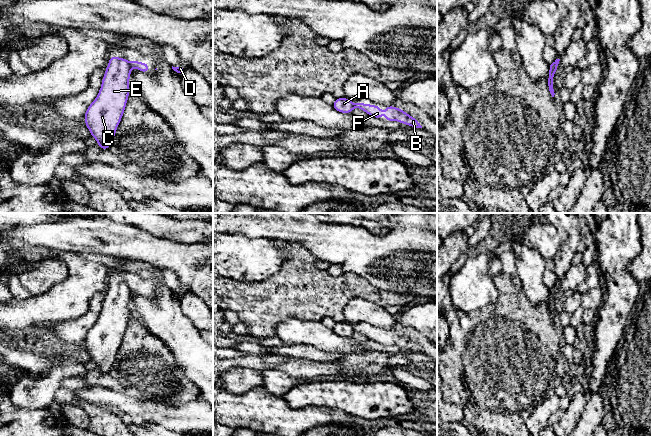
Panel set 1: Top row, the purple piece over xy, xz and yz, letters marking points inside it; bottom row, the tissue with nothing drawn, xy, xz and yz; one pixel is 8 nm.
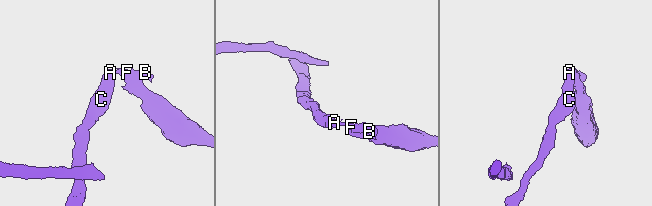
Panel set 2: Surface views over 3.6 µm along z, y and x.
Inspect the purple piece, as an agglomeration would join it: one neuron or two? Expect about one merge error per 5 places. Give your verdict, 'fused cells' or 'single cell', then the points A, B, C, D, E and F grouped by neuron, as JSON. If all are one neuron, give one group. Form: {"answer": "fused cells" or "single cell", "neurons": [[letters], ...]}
{"answer": "fused cells", "neurons": [["A", "C", "E"], ["B", "D", "F"]]}

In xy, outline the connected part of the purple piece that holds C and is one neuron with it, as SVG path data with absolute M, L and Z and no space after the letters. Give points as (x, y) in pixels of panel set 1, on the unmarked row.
M111 280L100 315L86 334L84 344L98 370L106 374L112 367L129 321L131 290L123 281Z

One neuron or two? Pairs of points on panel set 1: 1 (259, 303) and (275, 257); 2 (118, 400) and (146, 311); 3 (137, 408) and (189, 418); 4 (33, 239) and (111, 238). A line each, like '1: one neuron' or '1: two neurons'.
1: two neurons
2: two neurons
3: one neuron
4: one neuron

